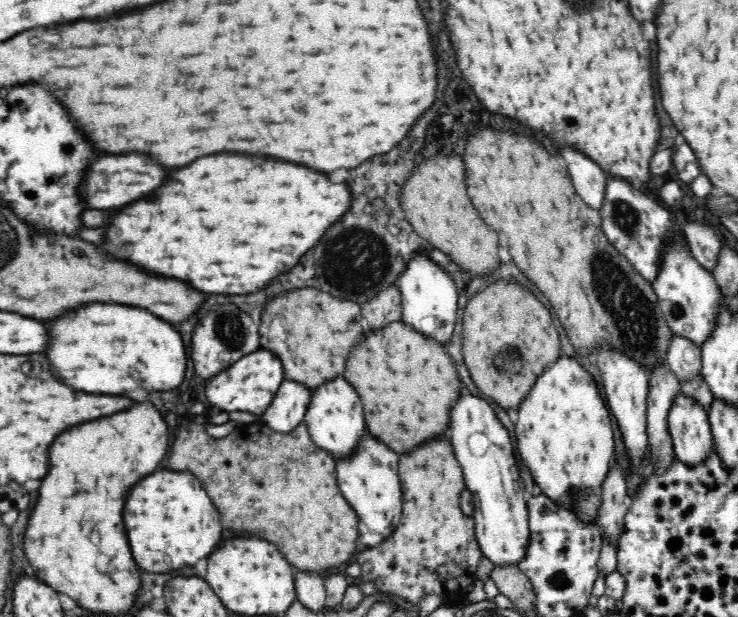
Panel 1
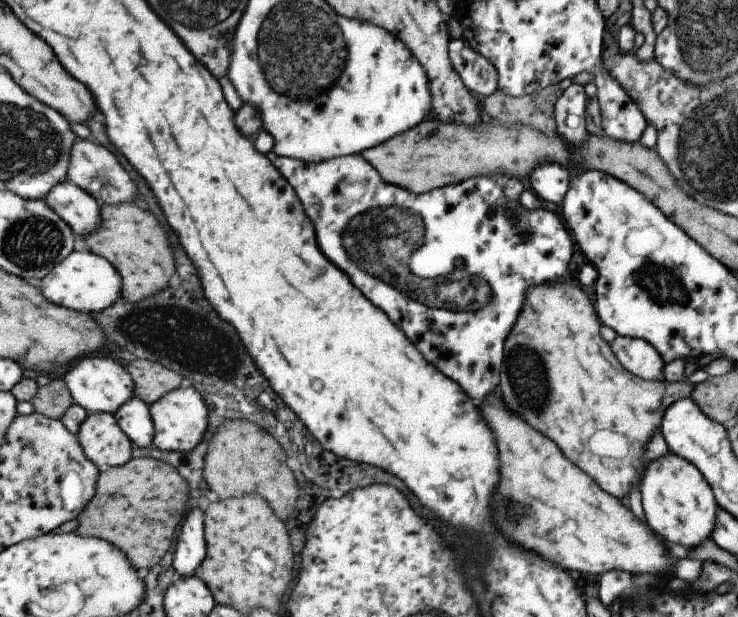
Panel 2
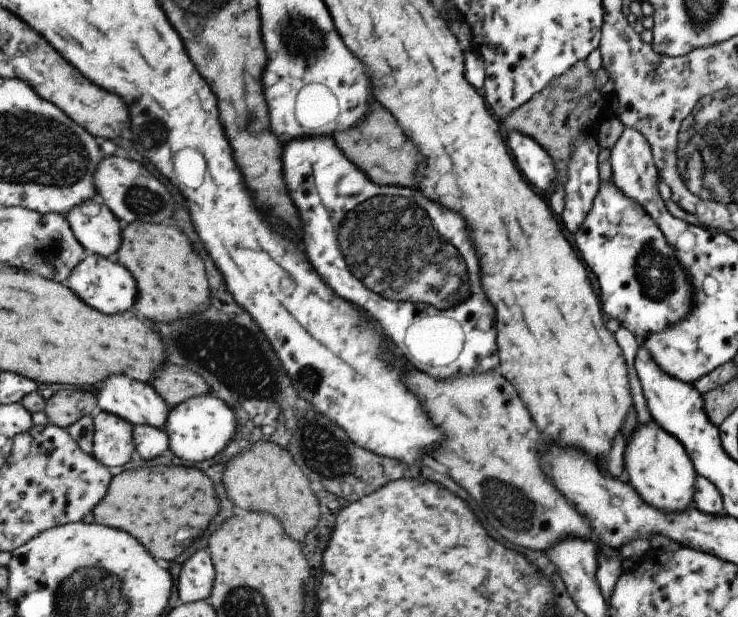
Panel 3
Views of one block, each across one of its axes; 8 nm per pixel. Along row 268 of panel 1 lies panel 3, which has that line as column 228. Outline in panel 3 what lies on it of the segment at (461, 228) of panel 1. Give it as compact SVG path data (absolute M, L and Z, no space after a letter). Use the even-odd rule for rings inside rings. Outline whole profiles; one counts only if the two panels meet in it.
M255 443L229 460L223 472L223 484L235 506L247 511L269 512L281 522L289 538L303 540L311 528L319 525L320 502L309 489L307 476L295 464L297 462L293 462L291 456L276 444Z

